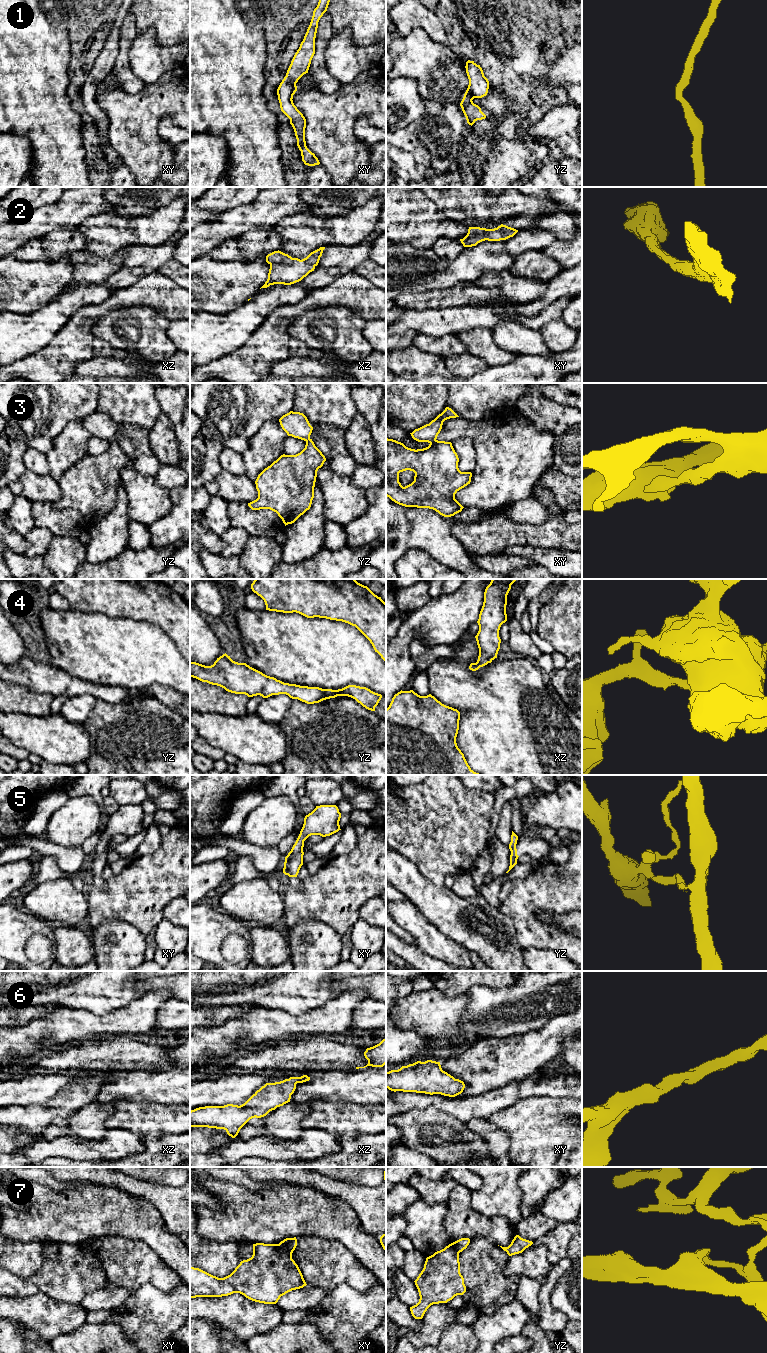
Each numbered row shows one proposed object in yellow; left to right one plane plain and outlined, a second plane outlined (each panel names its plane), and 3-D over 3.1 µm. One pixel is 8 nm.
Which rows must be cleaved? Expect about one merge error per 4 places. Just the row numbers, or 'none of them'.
3, 5, 7

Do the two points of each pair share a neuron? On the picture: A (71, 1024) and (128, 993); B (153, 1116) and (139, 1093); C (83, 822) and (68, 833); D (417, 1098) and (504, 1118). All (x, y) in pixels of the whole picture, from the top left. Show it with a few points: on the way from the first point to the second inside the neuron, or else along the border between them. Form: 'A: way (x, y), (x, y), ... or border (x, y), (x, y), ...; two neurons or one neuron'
A: border (70, 1007), (98, 1014), (106, 1014), (116, 1009); two neurons
B: border (121, 1098), (134, 1101), (160, 1102), (167, 1105); two neurons
C: way (79, 822), (72, 829); one neuron
D: border (512, 1104), (492, 1113), (486, 1119); two neurons

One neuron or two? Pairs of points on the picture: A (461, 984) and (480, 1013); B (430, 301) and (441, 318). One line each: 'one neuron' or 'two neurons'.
A: two neurons
B: two neurons

